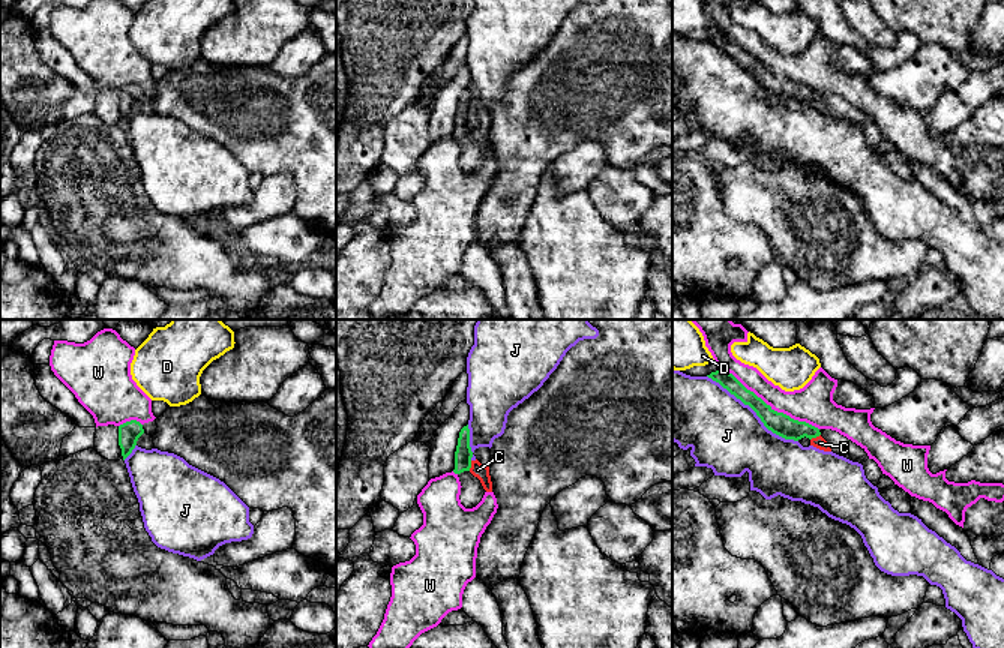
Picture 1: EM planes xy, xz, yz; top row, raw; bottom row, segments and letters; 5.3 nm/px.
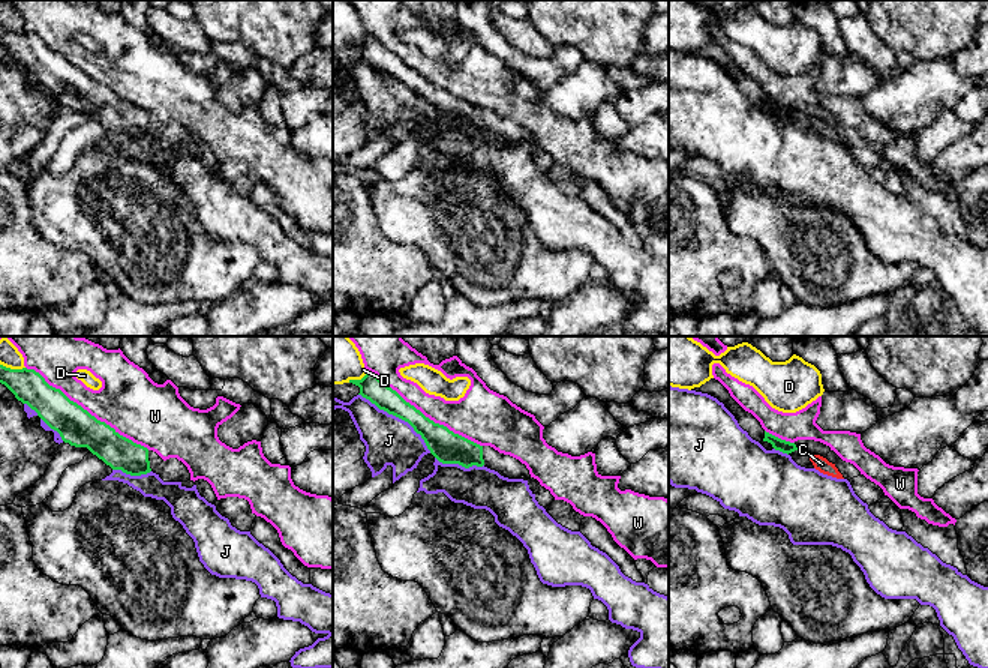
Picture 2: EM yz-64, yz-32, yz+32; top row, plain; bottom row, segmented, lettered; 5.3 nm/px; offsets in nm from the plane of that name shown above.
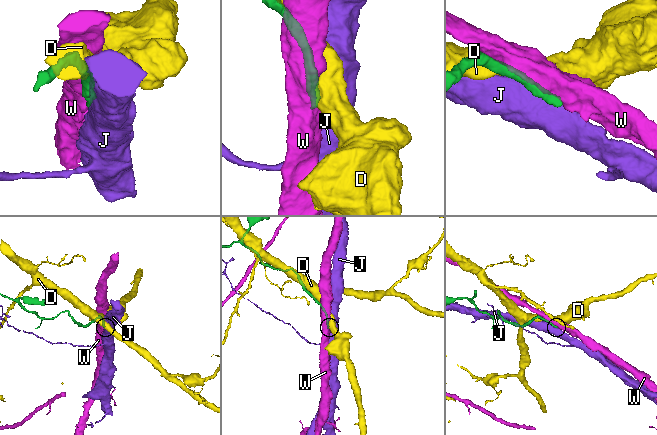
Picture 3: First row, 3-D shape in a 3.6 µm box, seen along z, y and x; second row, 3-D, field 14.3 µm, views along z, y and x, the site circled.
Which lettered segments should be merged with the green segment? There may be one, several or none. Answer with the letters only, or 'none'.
C

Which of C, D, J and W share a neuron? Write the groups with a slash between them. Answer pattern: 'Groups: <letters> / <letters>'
Groups: C / D / J / W

